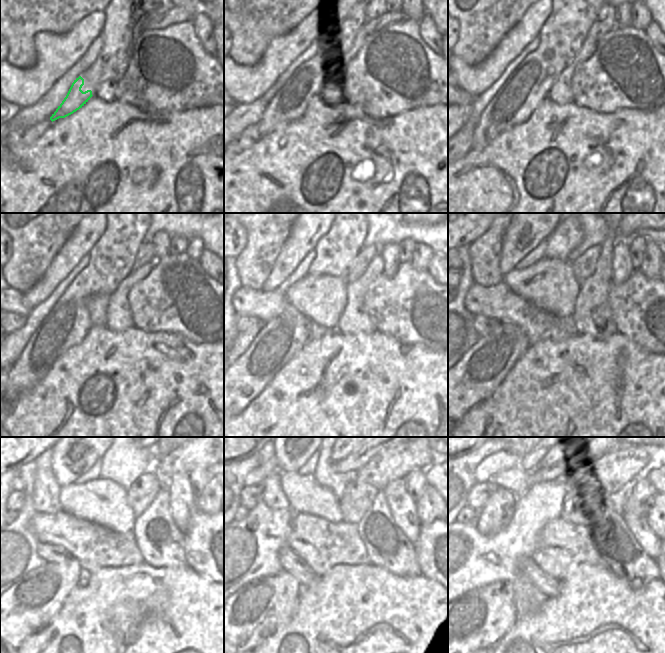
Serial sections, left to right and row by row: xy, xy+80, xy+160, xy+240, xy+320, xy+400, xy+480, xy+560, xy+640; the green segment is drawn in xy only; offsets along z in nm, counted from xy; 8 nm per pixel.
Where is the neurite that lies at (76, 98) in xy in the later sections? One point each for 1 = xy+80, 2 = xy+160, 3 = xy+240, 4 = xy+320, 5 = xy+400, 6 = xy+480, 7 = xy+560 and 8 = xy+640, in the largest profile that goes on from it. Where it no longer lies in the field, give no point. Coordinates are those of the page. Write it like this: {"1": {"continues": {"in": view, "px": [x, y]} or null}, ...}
{"1": {"continues": {"in": "xy+80", "px": [289, 103]}}, "2": {"continues": {"in": "xy+160", "px": [515, 101]}}, "3": {"continues": {"in": "xy+240", "px": [67, 324]}}, "4": {"continues": {"in": "xy+320", "px": [280, 339]}}, "5": {"continues": {"in": "xy+400", "px": [474, 378]}}, "6": {"continues": {"in": "xy+480", "px": [29, 605]}}, "7": {"continues": {"in": "xy+560", "px": [255, 611]}}, "8": {"continues": {"in": "xy+640", "px": [478, 619]}}}

